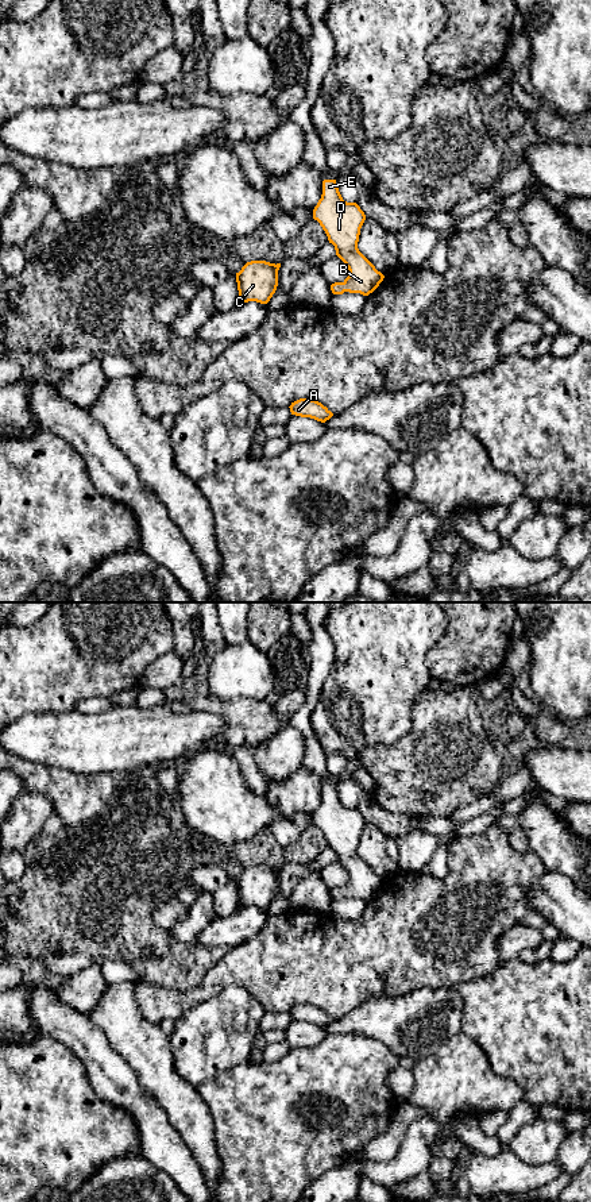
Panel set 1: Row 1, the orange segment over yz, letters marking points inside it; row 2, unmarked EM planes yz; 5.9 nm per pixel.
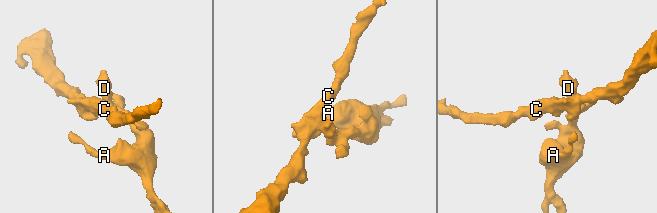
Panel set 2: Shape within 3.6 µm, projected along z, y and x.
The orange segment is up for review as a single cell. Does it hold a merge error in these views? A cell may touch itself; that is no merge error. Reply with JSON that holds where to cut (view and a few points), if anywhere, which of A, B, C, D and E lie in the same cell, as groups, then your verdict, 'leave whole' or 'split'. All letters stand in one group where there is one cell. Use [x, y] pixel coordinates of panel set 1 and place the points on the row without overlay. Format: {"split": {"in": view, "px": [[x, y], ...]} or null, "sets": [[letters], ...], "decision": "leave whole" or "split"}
{"split": null, "sets": [["A", "B", "C", "D", "E"]], "decision": "leave whole"}

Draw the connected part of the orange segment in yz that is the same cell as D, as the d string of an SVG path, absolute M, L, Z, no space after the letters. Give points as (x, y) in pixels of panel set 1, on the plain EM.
M336 785L322 786L322 800L313 814L313 824L320 828L329 848L335 851L336 860L349 875L343 887L331 890L332 898L372 898L385 881L358 854L366 820L356 808L343 805Z

